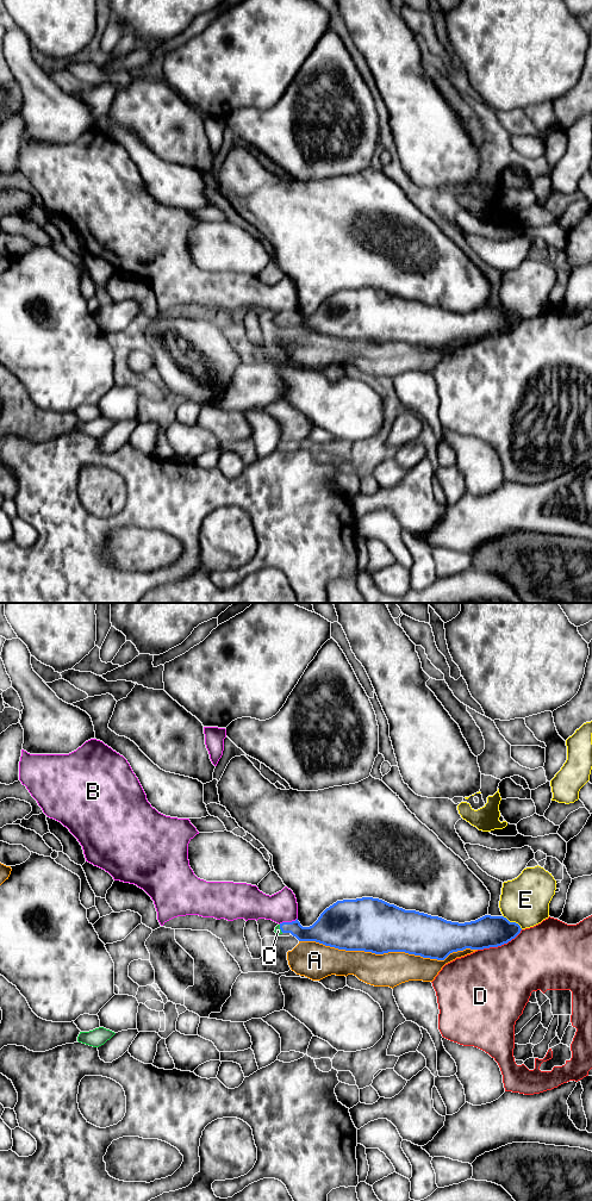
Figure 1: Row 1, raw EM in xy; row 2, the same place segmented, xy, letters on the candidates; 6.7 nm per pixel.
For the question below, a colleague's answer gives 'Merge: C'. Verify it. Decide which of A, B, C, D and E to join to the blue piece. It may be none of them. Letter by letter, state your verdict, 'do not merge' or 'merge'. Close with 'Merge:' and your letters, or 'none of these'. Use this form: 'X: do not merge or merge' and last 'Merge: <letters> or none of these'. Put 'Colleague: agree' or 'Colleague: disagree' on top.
Colleague: agree
A: do not merge
B: do not merge
C: merge
D: do not merge
E: do not merge
Merge: C

